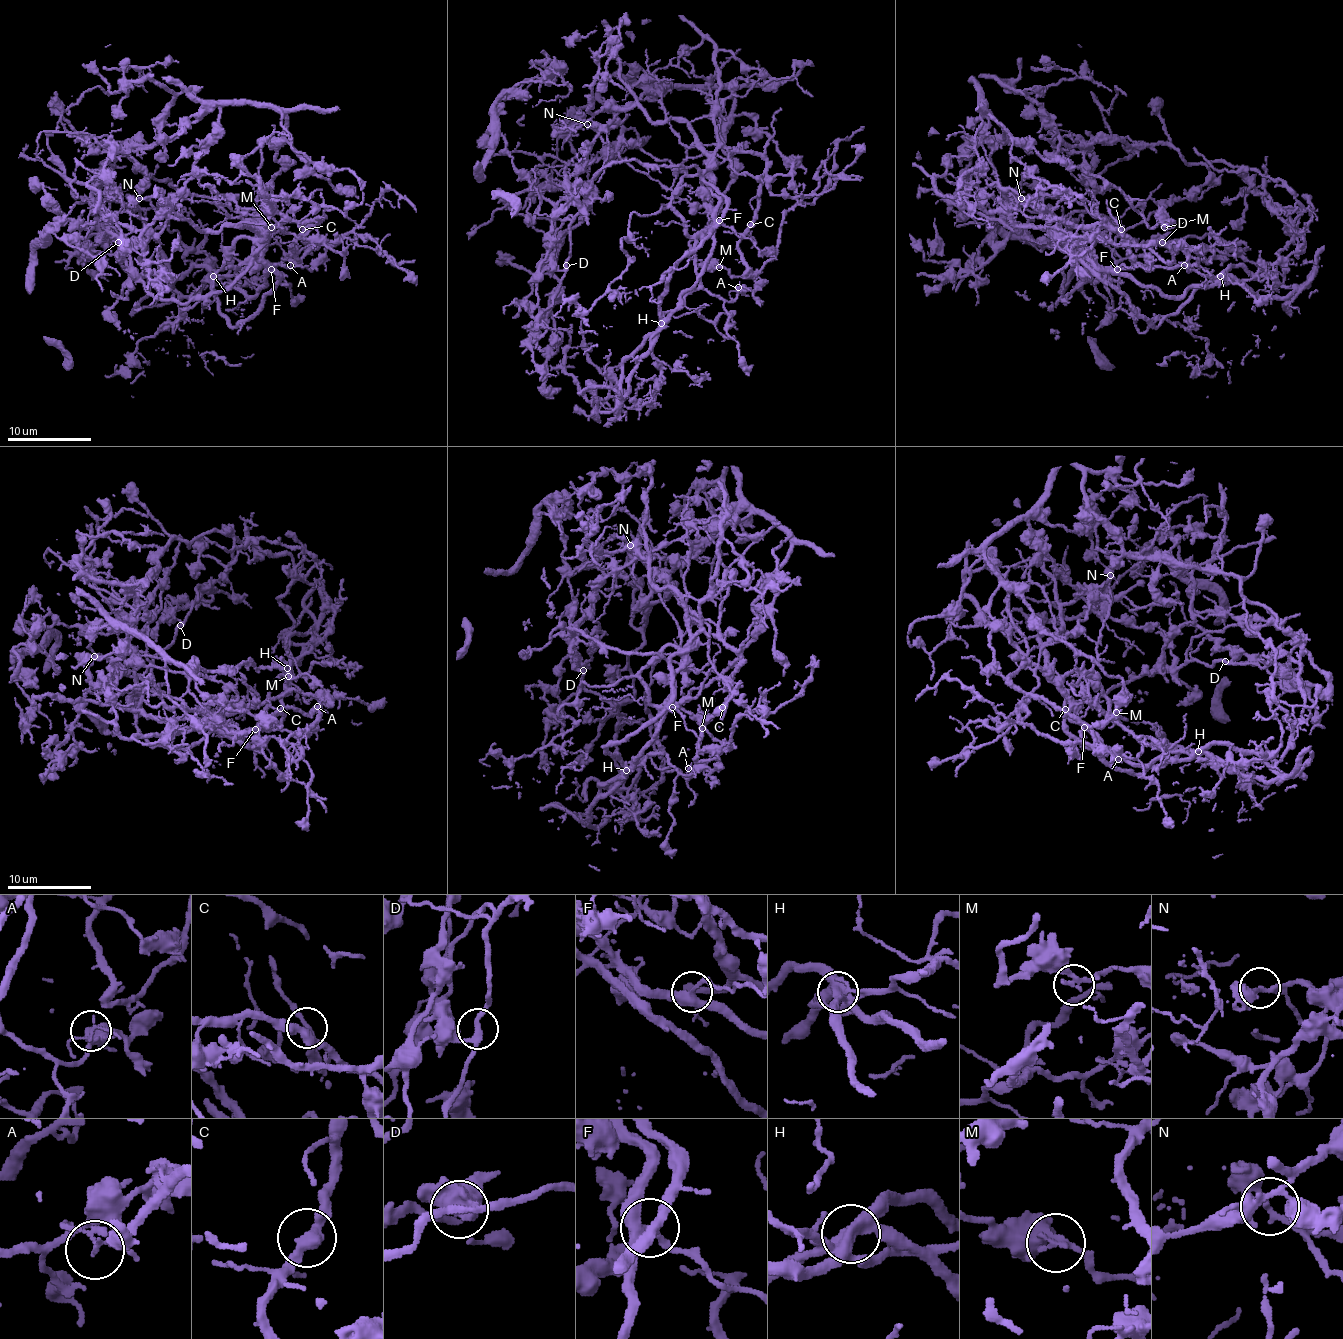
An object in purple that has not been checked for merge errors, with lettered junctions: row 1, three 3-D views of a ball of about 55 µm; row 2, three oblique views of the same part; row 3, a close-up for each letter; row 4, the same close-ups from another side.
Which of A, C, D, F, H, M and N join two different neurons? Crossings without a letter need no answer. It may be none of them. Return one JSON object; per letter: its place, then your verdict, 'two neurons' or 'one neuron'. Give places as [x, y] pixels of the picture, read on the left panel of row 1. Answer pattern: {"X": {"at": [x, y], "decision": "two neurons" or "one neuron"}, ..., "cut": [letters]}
{"A": {"at": [290, 265], "decision": "two neurons"}, "C": {"at": [302, 229], "decision": "one neuron"}, "D": {"at": [118, 242], "decision": "two neurons"}, "F": {"at": [271, 269], "decision": "one neuron"}, "H": {"at": [213, 276], "decision": "two neurons"}, "M": {"at": [271, 227], "decision": "two neurons"}, "N": {"at": [139, 198], "decision": "one neuron"}, "cut": ["A", "D", "H", "M"]}

